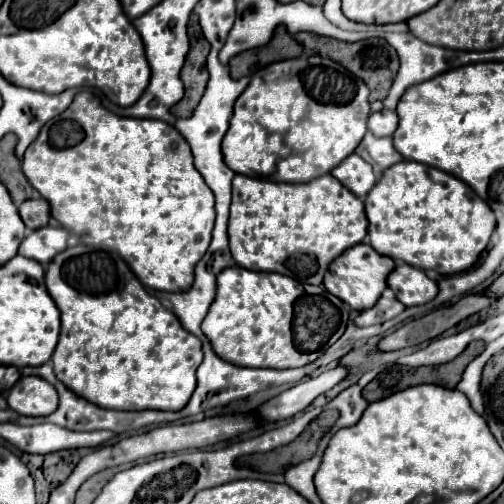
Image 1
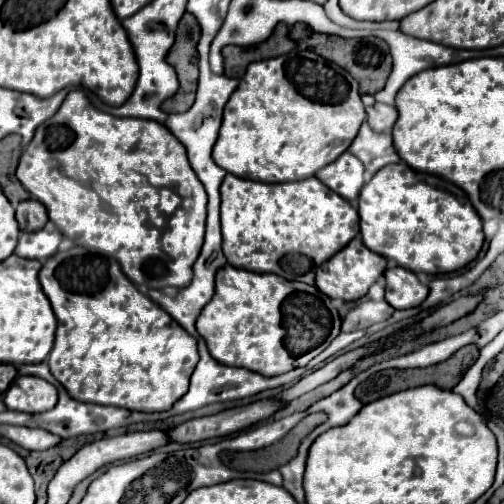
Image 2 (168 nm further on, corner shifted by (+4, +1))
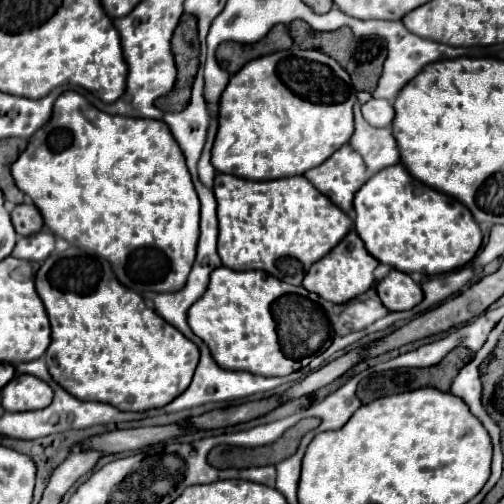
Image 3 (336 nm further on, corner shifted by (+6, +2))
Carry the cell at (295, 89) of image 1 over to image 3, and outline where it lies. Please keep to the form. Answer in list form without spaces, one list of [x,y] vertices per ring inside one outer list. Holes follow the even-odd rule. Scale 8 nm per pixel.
[[[294,45],[286,51],[252,59],[230,79],[220,97],[212,165],[216,171],[254,181],[280,179],[314,169],[350,141],[354,133],[354,103],[356,91],[352,89],[350,75],[340,67],[336,59],[320,53],[318,49],[304,51]]]

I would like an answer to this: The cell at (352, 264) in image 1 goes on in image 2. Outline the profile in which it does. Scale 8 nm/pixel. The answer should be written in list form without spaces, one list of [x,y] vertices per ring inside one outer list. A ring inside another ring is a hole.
[[[356,236],[352,242],[348,242],[346,248],[342,248],[338,254],[334,254],[316,270],[316,288],[328,298],[340,298],[352,302],[362,298],[368,292],[368,288],[384,274],[384,270],[386,270],[386,260],[380,254],[370,252],[364,246],[364,242]]]

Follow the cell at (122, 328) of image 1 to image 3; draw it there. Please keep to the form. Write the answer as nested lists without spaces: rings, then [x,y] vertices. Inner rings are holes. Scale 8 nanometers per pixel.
[[[68,247],[64,253],[52,253],[38,269],[36,273],[36,291],[40,295],[40,299],[44,301],[44,307],[46,307],[46,313],[48,313],[48,319],[50,319],[50,325],[52,325],[52,345],[48,347],[46,351],[46,363],[48,363],[48,371],[52,375],[52,379],[64,387],[70,395],[78,397],[80,401],[96,401],[104,403],[110,403],[114,405],[116,409],[120,411],[128,411],[128,407],[134,407],[134,411],[142,411],[142,407],[152,407],[152,409],[158,409],[158,407],[164,407],[168,405],[174,397],[178,397],[188,385],[190,385],[190,379],[194,375],[194,369],[198,365],[198,347],[186,339],[176,327],[172,327],[168,321],[164,321],[152,307],[148,307],[144,303],[144,299],[134,293],[132,289],[126,289],[118,279],[116,275],[112,273],[112,267],[106,259],[100,259],[100,257],[92,257],[88,255],[86,251],[82,251],[80,247]]]

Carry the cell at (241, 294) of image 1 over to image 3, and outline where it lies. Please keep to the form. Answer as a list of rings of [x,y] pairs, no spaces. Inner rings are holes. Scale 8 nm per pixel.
[[[218,267],[212,271],[206,293],[188,309],[188,325],[208,345],[214,361],[224,369],[240,369],[264,377],[290,375],[300,369],[300,365],[282,353],[270,305],[284,293],[302,291],[302,287],[288,285],[262,271],[234,271],[230,267]]]

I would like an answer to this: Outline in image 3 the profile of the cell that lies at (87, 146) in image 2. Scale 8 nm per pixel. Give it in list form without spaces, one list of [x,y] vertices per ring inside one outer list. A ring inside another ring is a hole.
[[[64,91],[54,105],[54,113],[52,113],[50,121],[46,125],[42,125],[42,129],[38,129],[38,133],[34,133],[28,147],[20,153],[16,163],[12,163],[12,177],[18,185],[18,189],[38,207],[38,211],[42,213],[44,225],[54,233],[56,241],[54,241],[52,253],[64,253],[68,247],[80,247],[88,255],[106,257],[110,261],[118,281],[122,281],[122,285],[126,285],[128,289],[134,289],[136,293],[178,291],[186,283],[186,277],[188,277],[192,263],[194,263],[194,257],[196,257],[196,245],[198,245],[198,237],[200,237],[200,229],[198,229],[200,201],[198,201],[196,189],[192,185],[190,173],[186,169],[186,161],[182,157],[182,151],[178,149],[178,143],[174,141],[174,137],[172,137],[170,129],[164,125],[164,121],[108,115],[108,113],[102,113],[96,107],[92,107],[80,93]]]

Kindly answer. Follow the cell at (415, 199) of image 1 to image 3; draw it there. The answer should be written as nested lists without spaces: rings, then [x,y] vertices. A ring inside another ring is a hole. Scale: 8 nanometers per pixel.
[[[400,163],[378,171],[362,185],[362,189],[354,197],[354,211],[356,211],[356,233],[364,241],[366,251],[380,263],[386,263],[402,273],[418,271],[424,275],[440,275],[460,269],[474,259],[482,243],[480,227],[474,221],[472,213],[466,209],[466,205],[414,179]]]

